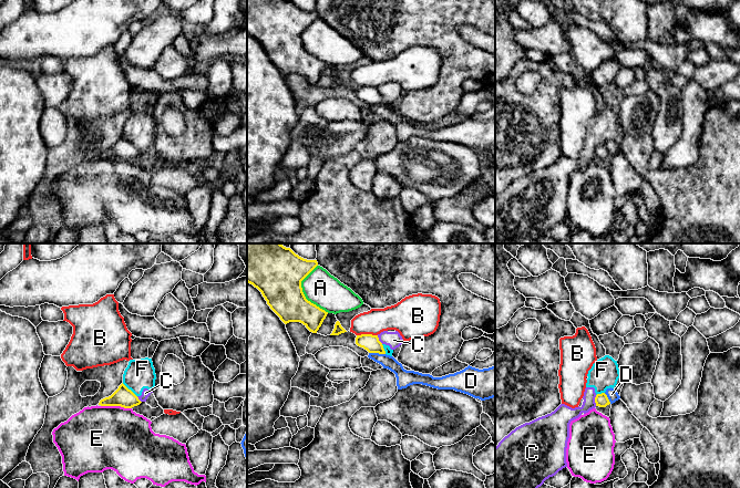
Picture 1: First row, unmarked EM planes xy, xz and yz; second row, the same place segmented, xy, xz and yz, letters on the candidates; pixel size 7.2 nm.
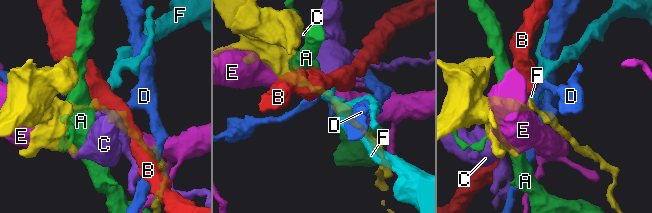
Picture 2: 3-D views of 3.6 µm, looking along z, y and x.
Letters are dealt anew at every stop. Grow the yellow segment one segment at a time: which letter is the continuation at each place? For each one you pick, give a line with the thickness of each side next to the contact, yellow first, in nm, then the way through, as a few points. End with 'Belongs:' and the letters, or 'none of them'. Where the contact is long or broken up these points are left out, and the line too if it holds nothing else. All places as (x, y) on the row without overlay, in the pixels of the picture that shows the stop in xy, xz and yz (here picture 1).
Belongs: none of them

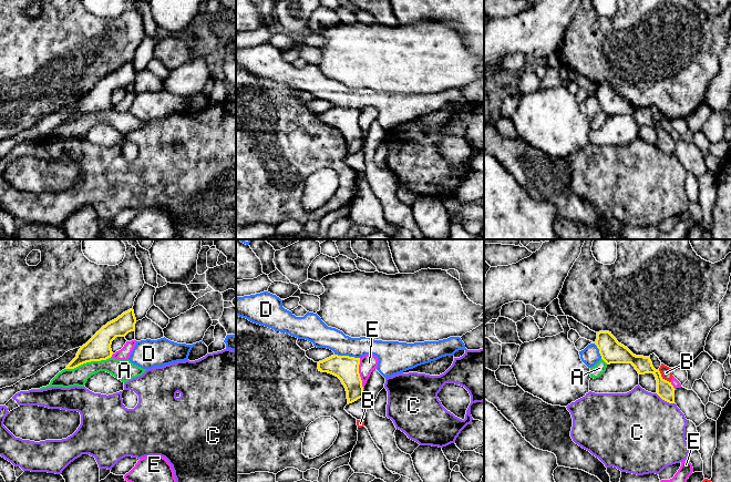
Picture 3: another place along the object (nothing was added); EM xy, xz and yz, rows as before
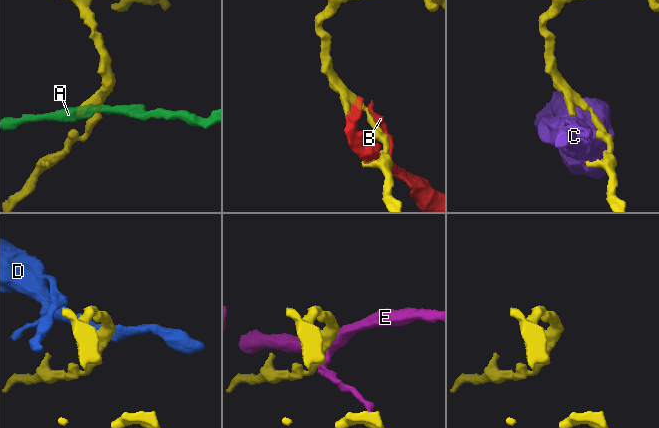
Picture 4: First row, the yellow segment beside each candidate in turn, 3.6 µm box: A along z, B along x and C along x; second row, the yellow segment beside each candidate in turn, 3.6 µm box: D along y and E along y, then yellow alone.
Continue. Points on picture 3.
Belongs: none of them

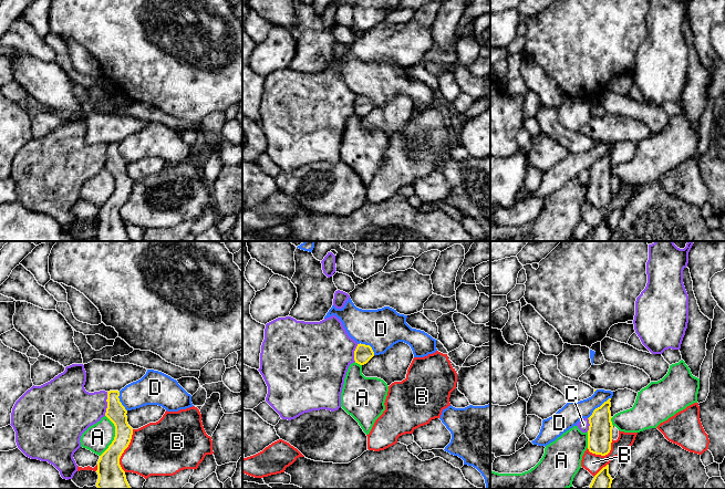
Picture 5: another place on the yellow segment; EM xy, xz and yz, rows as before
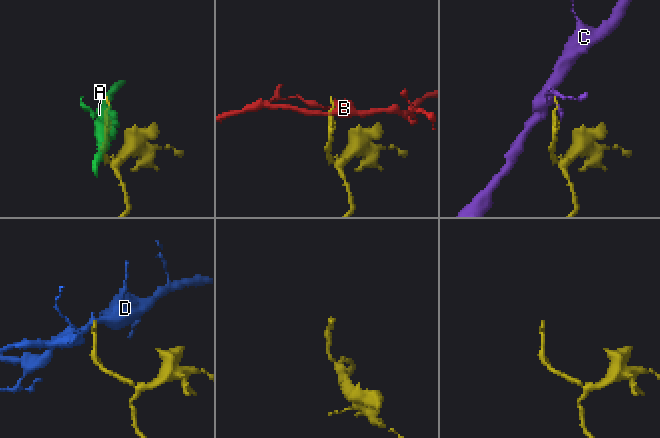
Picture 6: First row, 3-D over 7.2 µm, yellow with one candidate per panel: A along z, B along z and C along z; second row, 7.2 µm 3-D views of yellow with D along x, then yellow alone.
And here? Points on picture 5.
Belongs: none of them

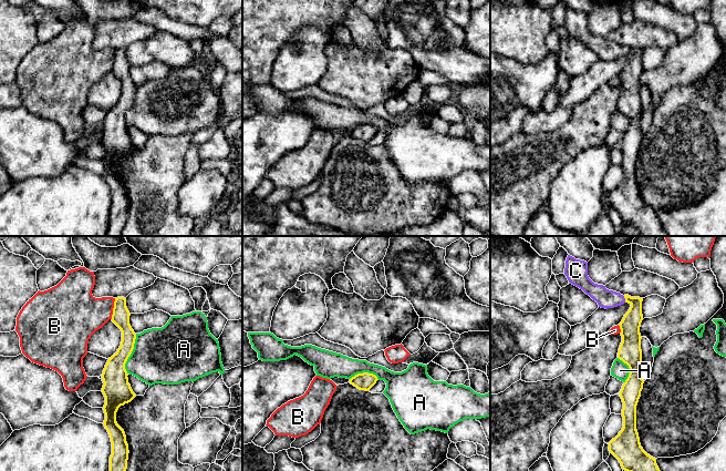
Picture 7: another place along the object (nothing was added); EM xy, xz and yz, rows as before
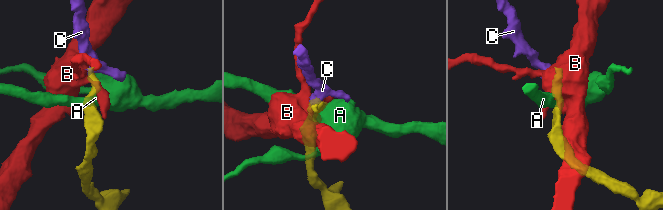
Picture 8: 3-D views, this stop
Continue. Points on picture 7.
C: calibres 140 and 140 nm; way yz (630, 78), (633, 55), (625, 51), (605, 50)
Belongs: C

